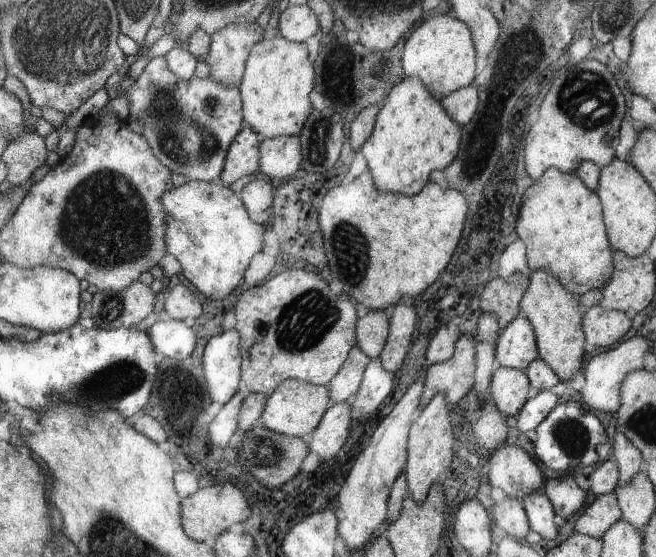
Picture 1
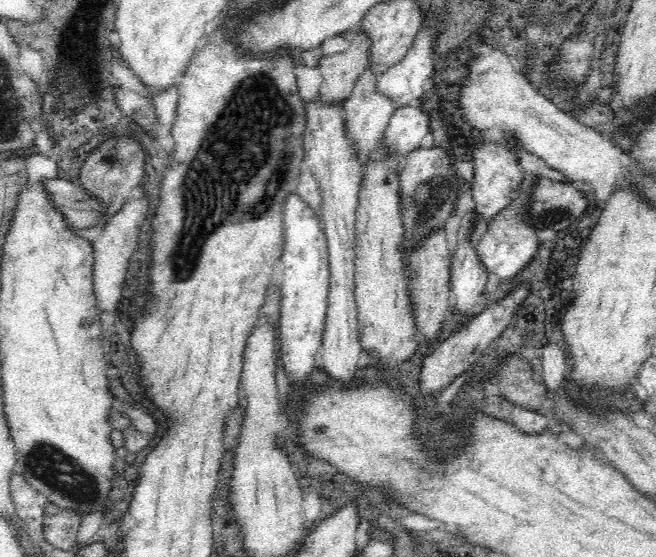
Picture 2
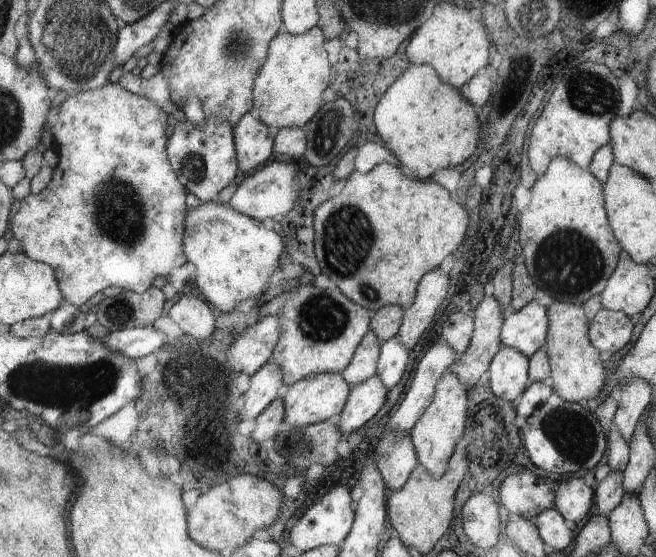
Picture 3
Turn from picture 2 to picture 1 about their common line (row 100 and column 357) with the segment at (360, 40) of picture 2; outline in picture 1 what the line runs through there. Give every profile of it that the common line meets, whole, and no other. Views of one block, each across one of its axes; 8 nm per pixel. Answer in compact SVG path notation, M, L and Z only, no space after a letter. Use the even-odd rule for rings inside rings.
M369 312L359 320L359 348L367 352L373 360L385 352L385 346L391 336L391 318L385 312Z

